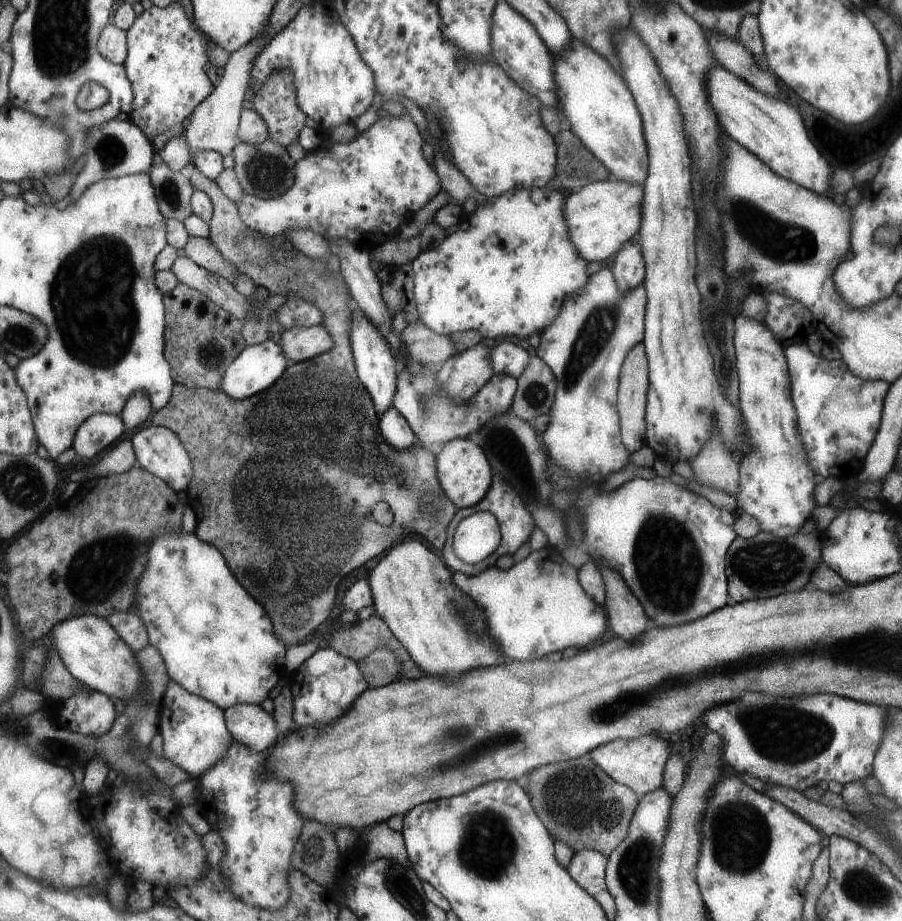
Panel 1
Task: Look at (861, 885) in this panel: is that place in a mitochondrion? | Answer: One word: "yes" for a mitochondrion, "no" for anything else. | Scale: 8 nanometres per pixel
yes

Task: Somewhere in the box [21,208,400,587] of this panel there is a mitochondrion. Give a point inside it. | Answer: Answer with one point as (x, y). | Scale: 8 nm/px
(90, 298)

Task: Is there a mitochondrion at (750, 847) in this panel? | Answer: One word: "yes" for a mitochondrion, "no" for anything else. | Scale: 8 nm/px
yes

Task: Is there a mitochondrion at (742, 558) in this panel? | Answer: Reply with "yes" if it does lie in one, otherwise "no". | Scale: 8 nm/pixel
yes

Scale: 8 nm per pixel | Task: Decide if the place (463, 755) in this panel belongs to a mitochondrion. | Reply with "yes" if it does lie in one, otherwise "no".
yes

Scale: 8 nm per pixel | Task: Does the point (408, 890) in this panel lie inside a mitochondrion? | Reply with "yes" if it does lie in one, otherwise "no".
yes

